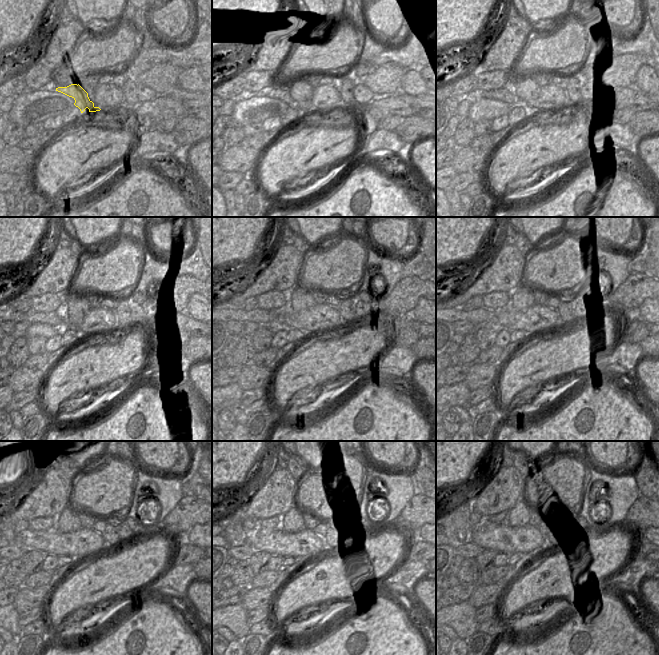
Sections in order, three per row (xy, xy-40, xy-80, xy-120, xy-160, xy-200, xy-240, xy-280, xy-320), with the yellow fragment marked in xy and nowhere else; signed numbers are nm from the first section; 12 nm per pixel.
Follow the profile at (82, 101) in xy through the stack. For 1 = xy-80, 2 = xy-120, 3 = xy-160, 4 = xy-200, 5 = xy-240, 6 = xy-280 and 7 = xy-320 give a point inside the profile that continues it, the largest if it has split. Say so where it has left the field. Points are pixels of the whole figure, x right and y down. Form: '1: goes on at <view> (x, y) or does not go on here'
1: goes on at xy-80 (526, 89)
2: goes on at xy-120 (79, 306)
3: goes on at xy-160 (300, 298)
4: goes on at xy-200 (523, 298)
5: goes on at xy-240 (68, 521)
6: goes on at xy-280 (292, 521)
7: goes on at xy-320 (520, 514)

